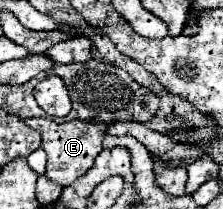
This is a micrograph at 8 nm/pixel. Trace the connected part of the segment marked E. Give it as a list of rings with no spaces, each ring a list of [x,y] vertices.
[[[28,118],[26,124],[40,132],[42,136],[42,148],[48,154],[48,168],[46,168],[46,178],[54,180],[56,184],[70,186],[76,178],[84,176],[88,168],[94,166],[96,156],[102,150],[102,140],[108,124],[86,124],[82,120],[66,122],[66,124],[56,124],[54,120],[44,120],[44,118]]]

